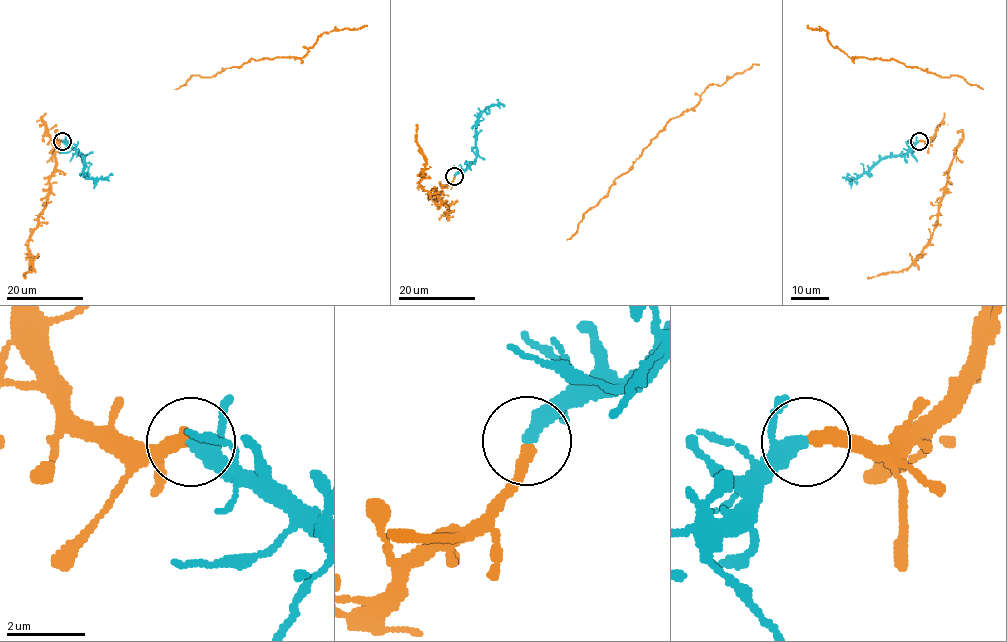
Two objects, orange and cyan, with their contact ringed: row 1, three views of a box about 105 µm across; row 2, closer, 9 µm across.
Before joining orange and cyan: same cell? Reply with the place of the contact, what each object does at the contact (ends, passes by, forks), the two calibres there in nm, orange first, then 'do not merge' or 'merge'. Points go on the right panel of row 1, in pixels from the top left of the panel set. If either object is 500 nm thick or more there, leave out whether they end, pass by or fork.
at (919, 141); orange ends there; cyan passes by; 320 nm thick on the orange side, 280 nm on the other; merge

